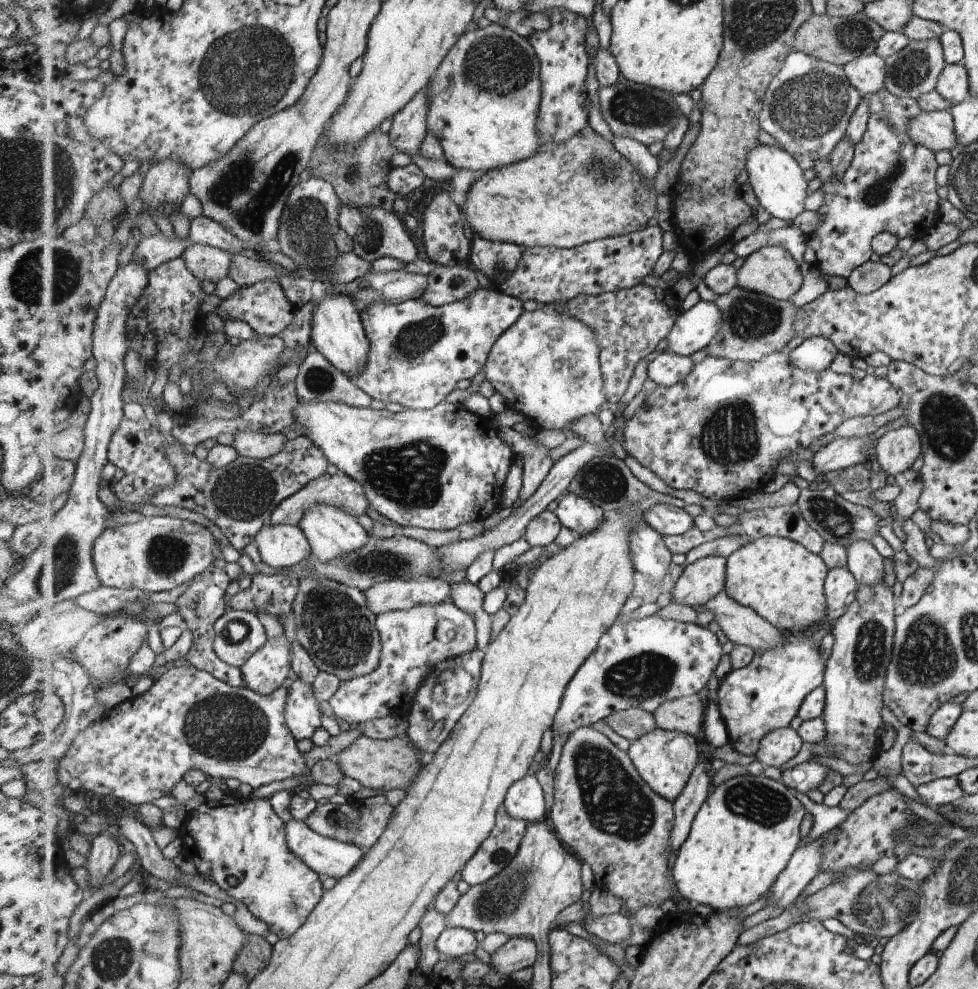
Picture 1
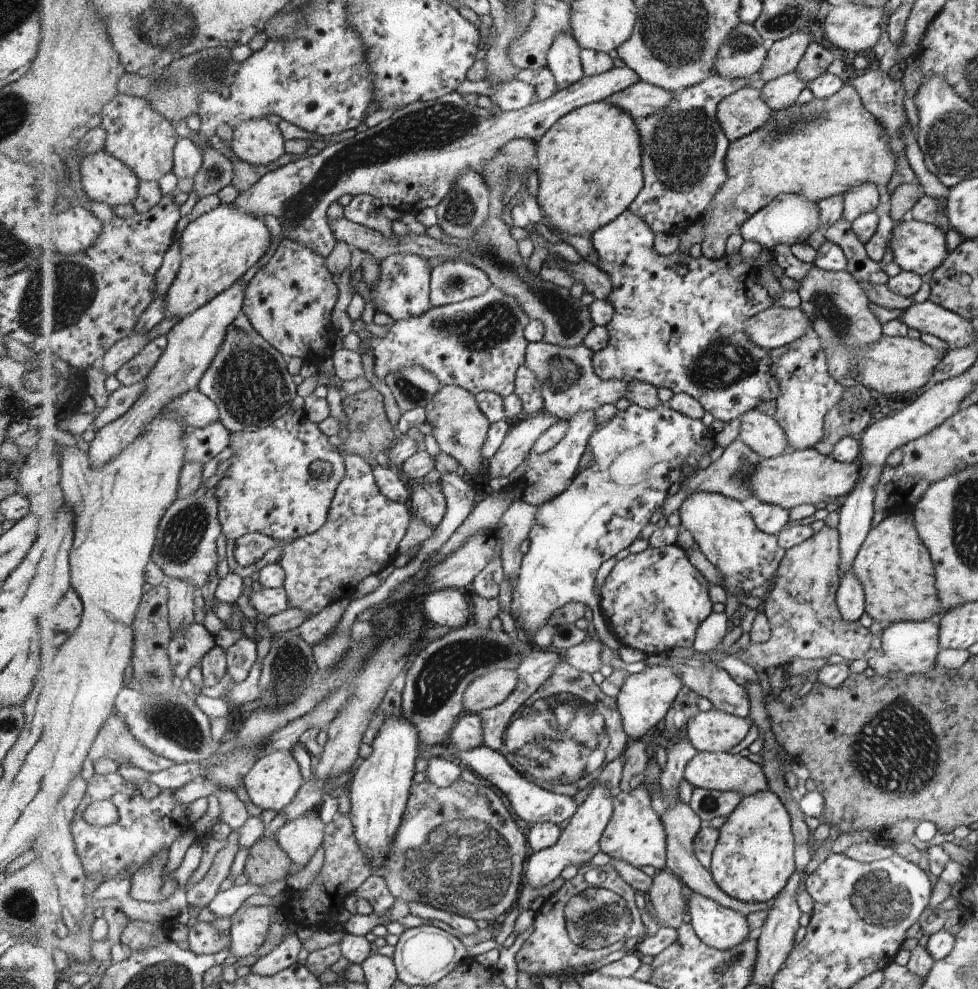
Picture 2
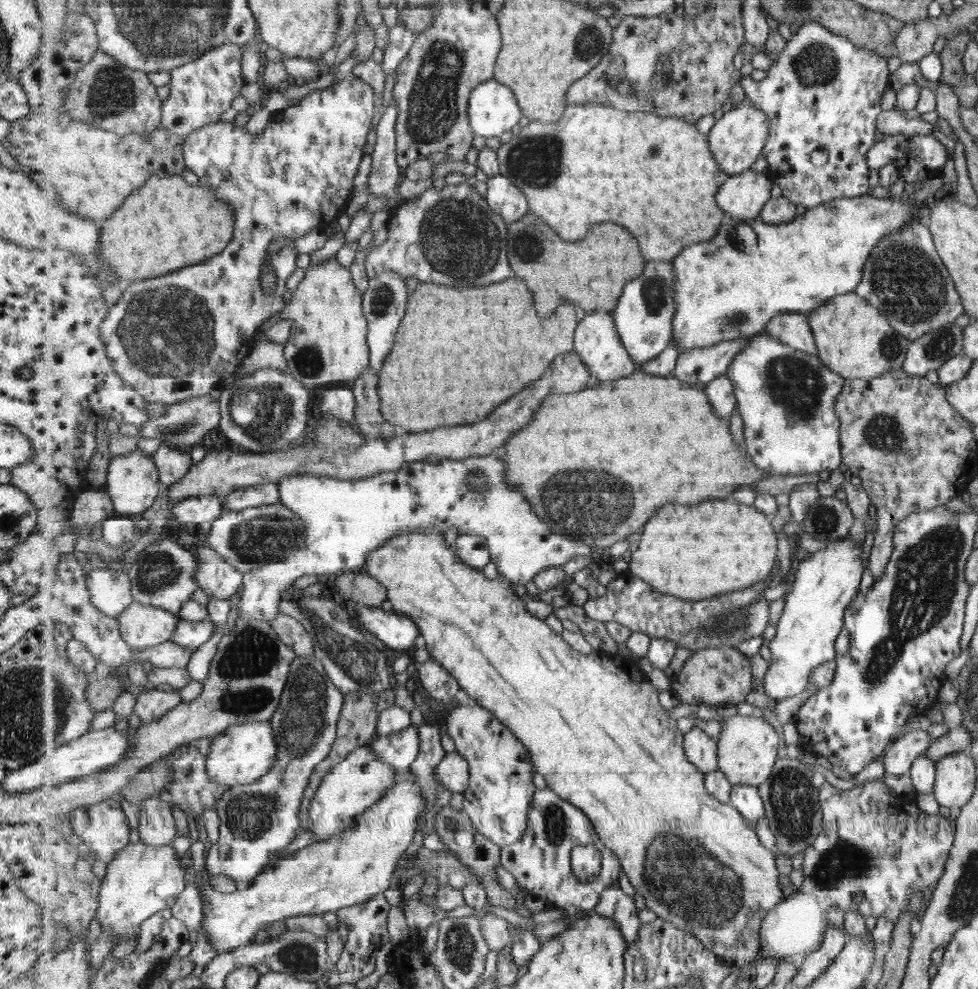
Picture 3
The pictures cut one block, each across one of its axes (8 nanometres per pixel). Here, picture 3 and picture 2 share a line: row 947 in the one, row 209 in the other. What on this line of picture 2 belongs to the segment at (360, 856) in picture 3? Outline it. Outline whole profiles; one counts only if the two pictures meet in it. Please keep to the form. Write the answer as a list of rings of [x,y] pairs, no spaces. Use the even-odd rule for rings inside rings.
[[[235,202],[230,204],[220,204],[215,210],[212,210],[191,222],[183,236],[181,236],[182,266],[175,278],[175,282],[168,290],[166,297],[166,316],[174,316],[179,320],[197,312],[199,308],[211,302],[221,292],[231,288],[233,284],[241,281],[241,276],[245,276],[257,262],[267,254],[271,246],[271,230],[263,218],[255,217],[240,210]]]

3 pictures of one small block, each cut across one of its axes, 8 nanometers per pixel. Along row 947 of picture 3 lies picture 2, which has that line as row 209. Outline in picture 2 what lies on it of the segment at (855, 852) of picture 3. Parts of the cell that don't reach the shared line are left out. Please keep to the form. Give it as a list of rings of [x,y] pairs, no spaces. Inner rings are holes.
[[[786,194],[778,196],[771,204],[762,208],[755,216],[740,228],[739,233],[744,240],[758,242],[764,248],[775,249],[777,244],[789,244],[807,241],[820,226],[819,203],[809,201],[802,194]]]

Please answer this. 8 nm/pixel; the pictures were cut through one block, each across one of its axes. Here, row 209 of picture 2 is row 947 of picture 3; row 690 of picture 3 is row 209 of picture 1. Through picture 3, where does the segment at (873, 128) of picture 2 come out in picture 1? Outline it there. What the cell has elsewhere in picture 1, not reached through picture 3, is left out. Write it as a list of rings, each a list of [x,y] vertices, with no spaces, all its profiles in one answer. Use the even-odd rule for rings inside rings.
[[[589,126],[588,128],[583,128],[583,132],[579,132],[577,136],[573,136],[567,142],[549,142],[548,144],[543,144],[540,151],[535,156],[527,158],[527,160],[521,160],[509,166],[480,174],[479,178],[470,186],[466,194],[466,204],[463,212],[473,233],[481,238],[493,240],[493,242],[511,242],[520,245],[522,248],[556,247],[557,249],[571,249],[597,240],[619,237],[644,230],[647,227],[647,222],[651,218],[655,218],[658,212],[657,198],[659,198],[659,195],[655,190],[654,184],[655,181],[651,180],[651,178],[641,176],[637,168],[625,156],[622,156],[622,153],[612,142],[609,142],[607,138],[603,138],[601,134],[597,134]]]

